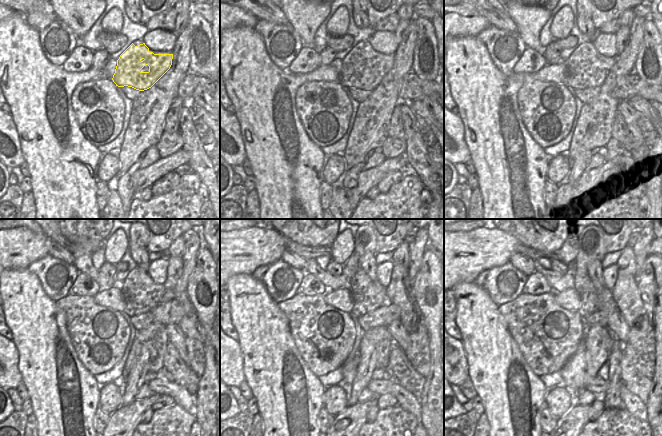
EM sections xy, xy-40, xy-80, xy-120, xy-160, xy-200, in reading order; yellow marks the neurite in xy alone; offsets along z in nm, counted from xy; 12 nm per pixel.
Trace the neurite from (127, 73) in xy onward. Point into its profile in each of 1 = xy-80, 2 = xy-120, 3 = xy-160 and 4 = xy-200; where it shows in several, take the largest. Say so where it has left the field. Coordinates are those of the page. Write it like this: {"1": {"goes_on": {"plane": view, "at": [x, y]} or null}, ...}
{"1": {"goes_on": {"plane": "xy-80", "at": [579, 75]}}, "2": {"goes_on": {"plane": "xy-120", "at": [137, 300]}}, "3": {"goes_on": {"plane": "xy-160", "at": [364, 301]}}, "4": {"goes_on": {"plane": "xy-200", "at": [588, 297]}}}

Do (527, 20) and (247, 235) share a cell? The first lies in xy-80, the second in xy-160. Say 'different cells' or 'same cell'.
different cells

